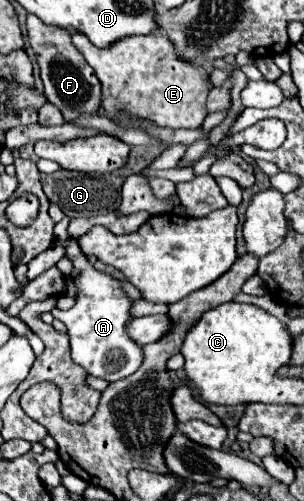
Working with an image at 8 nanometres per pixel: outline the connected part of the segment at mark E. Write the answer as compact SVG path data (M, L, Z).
M72 32L72 42L94 68L96 78L102 84L102 106L112 120L116 120L116 112L124 110L166 128L200 128L206 116L206 94L210 90L206 82L208 74L200 66L182 62L162 32L148 36L126 36L124 40L116 40L116 44L102 50L96 48L86 36L80 36L80 32Z

